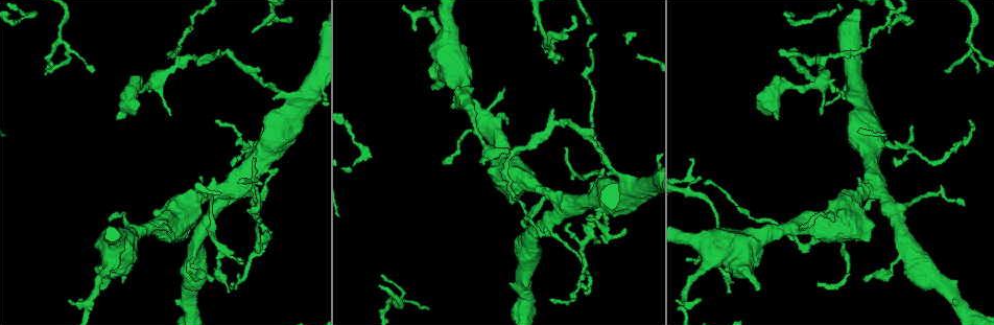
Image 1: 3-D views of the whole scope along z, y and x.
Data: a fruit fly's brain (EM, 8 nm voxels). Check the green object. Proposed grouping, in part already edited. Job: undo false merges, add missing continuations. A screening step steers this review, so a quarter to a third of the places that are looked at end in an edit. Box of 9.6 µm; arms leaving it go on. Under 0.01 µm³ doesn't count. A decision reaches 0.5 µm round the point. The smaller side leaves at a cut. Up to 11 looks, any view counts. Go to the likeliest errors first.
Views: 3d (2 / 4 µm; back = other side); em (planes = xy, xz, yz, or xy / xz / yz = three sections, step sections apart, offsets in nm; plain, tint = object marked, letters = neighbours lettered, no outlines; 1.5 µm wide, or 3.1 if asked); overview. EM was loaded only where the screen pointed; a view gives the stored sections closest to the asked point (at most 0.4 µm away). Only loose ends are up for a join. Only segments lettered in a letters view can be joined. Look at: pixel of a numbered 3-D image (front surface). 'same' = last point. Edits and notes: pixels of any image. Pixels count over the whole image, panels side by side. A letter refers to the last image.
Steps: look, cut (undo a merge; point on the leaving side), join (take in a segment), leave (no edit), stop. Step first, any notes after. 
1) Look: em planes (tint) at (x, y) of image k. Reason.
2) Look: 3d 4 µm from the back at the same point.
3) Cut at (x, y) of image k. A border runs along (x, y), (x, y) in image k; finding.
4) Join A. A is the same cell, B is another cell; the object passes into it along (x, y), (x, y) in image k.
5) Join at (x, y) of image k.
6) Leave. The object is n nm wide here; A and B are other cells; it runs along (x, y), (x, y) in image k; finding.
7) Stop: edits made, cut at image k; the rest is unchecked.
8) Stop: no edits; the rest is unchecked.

Look: em planes (plain) at (122, 281) of image 1. An open end.

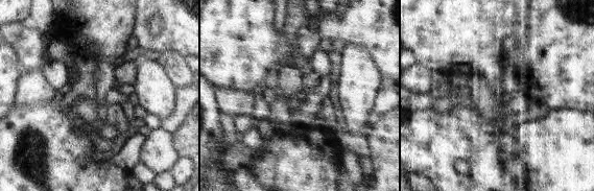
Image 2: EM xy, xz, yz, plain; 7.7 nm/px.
Look: em planes (letters) at the same point. See the neighbours.

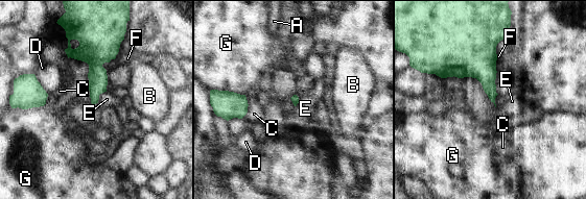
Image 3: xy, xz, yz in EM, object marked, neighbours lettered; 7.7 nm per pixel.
Leave. The longest contact is with D, 190 nm; A, B, C, D, E, F and G are other cells; no lettered segment goes on from it.

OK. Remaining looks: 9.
Look: em planes (letters) at (215, 119) of image 1. Thin end.

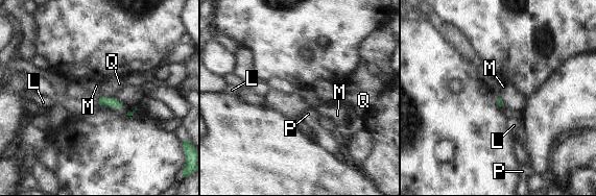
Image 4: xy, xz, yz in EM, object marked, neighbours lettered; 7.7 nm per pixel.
Leave. L, M, P and Q are other cells; a border runs along (100, 96), (113, 97) in image 4; none of them fits.

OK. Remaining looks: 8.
Look: em xy step 4 (tint) at (866, 280) of image 1.

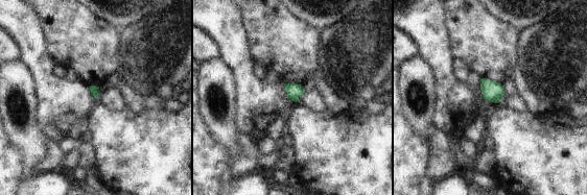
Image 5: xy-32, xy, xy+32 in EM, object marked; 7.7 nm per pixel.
Look: em xz step 8 (letters) at the same point.

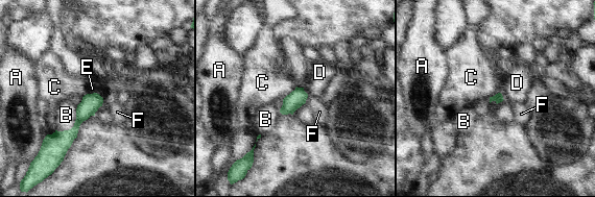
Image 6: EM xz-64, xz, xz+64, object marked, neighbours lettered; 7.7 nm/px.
Join D. D is the same cell, A, B, C, E and F are other cells; the object passes into it along (296, 98), (304, 91), (319, 72) in image 6; the neuron continues.

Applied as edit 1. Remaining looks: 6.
Look: overview.

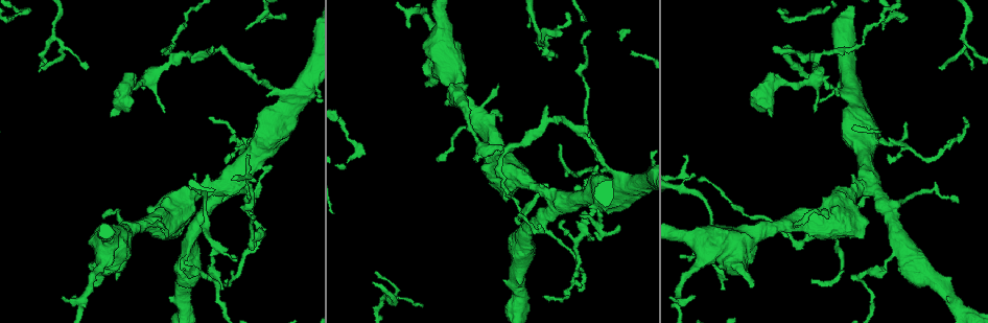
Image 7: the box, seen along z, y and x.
Look: em yz step 4 (letters) at (506, 150) of image 7. Three arms meet.

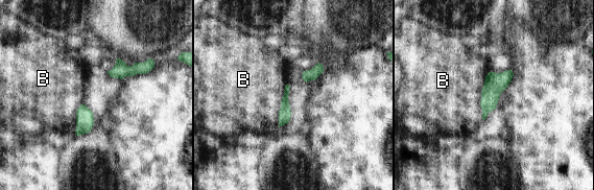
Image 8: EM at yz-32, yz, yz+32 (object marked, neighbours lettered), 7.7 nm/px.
Leave. The object is 20 nm wide here; the longest contact is with B, 380 nm; B is another cell; all the same neuron.

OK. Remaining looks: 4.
Stop: edits made, join at image 6; the rest is unchecked.

